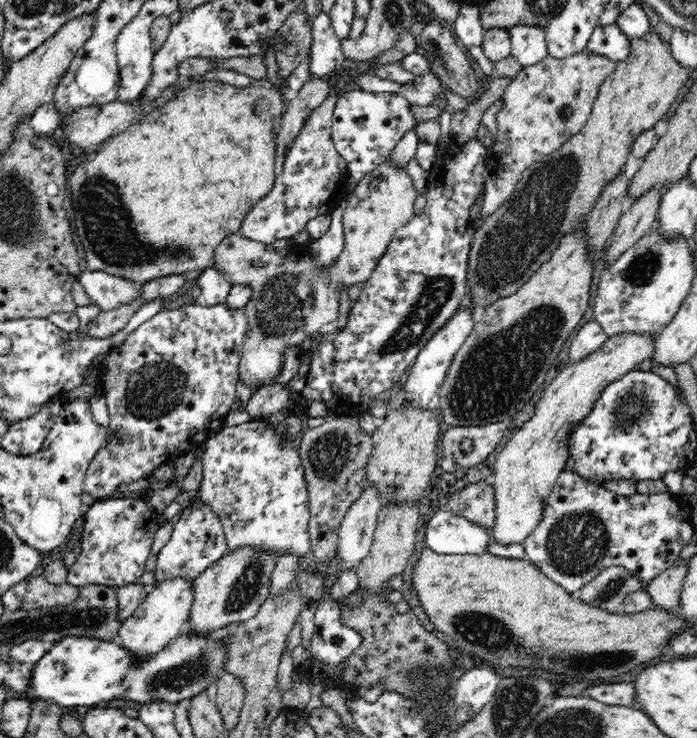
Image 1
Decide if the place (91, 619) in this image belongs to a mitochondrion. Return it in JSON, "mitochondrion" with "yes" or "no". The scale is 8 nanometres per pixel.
{"mitochondrion":"yes"}

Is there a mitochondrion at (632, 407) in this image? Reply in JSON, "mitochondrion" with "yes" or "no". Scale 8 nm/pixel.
{"mitochondrion":"yes"}

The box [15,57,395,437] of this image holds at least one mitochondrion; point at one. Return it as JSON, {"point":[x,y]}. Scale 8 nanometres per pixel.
{"point":[109,230]}

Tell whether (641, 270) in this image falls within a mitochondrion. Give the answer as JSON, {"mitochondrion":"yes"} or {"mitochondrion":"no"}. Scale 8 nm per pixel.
{"mitochondrion":"yes"}

